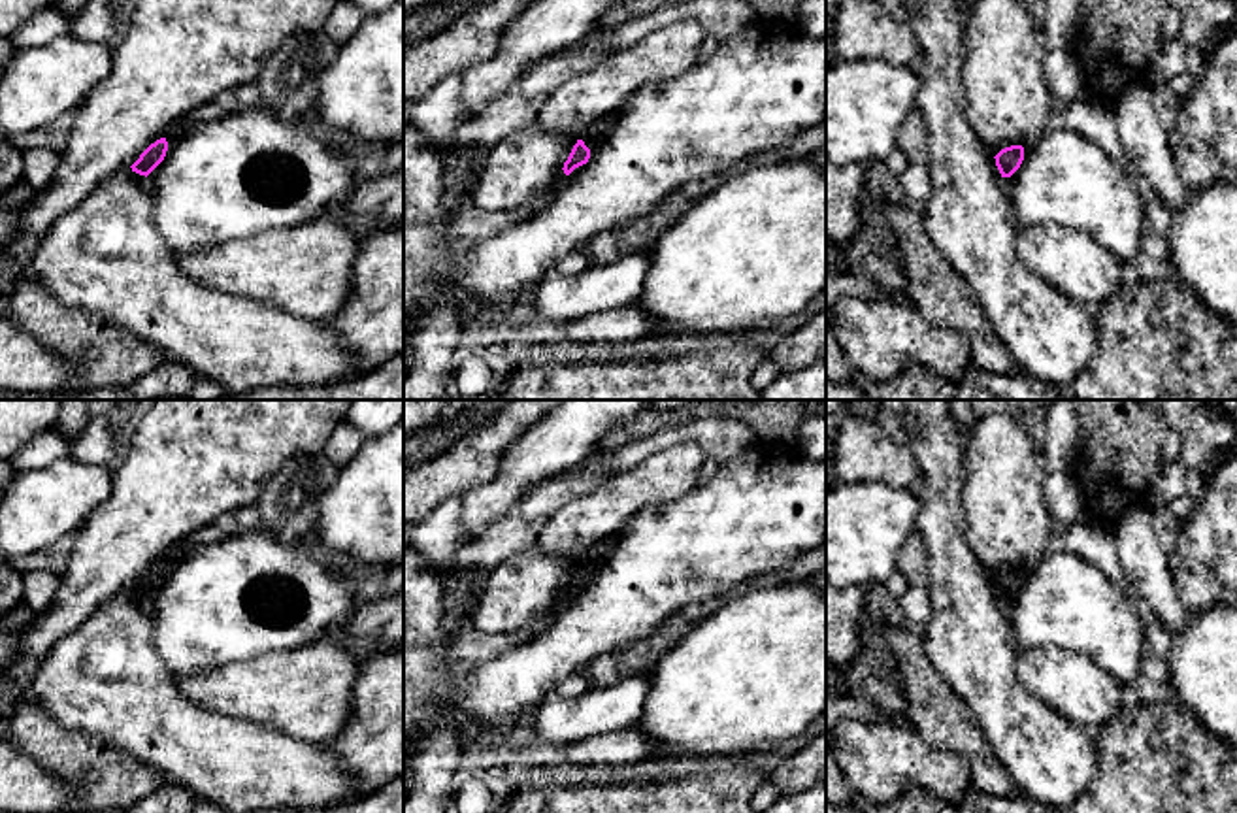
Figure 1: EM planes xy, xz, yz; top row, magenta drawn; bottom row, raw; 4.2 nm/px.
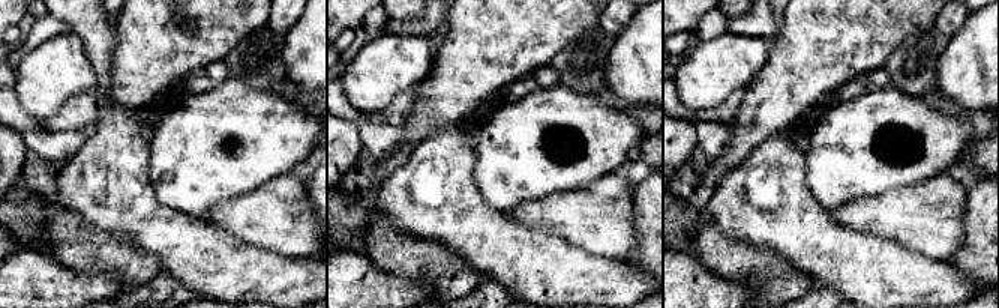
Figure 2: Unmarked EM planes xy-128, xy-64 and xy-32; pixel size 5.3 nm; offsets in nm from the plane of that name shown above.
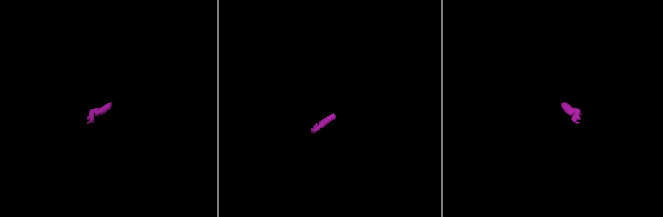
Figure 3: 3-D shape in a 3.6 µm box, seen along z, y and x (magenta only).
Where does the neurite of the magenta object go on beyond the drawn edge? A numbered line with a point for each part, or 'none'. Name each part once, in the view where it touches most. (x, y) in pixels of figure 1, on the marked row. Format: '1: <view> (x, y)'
1: xz (596, 132)

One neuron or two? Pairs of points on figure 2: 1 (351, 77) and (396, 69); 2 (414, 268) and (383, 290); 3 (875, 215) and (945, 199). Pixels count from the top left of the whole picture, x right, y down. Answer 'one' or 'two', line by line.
1: one
2: two
3: one

